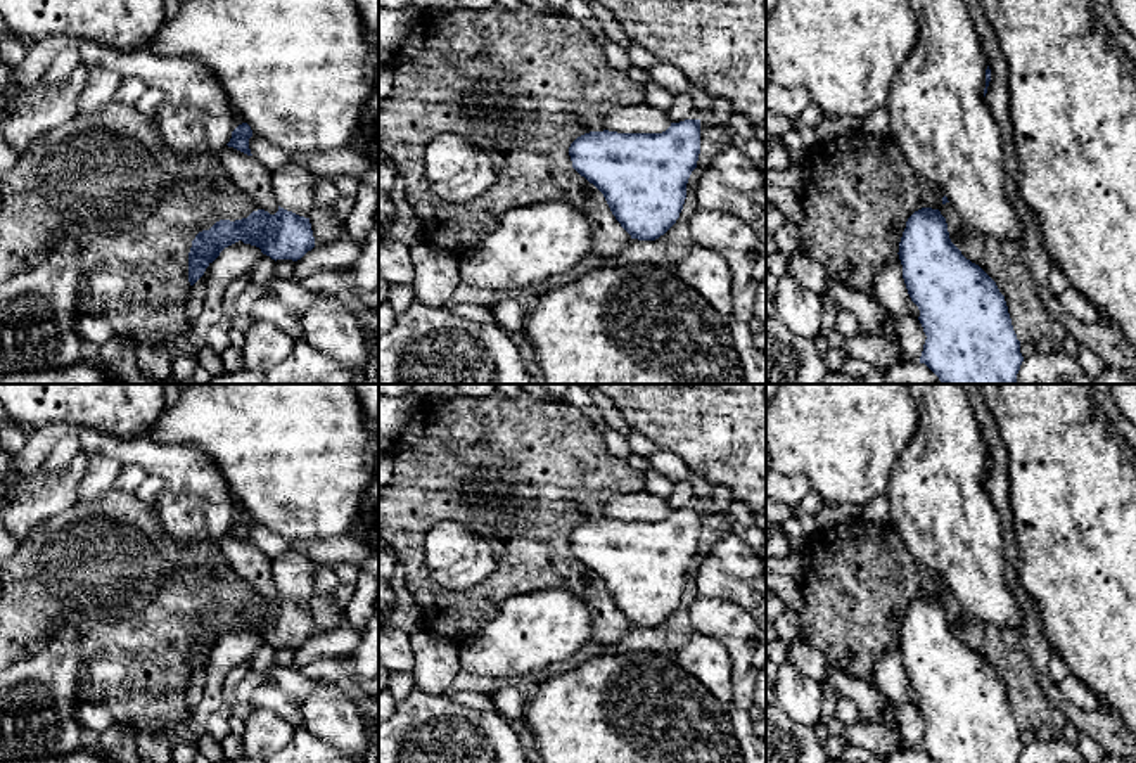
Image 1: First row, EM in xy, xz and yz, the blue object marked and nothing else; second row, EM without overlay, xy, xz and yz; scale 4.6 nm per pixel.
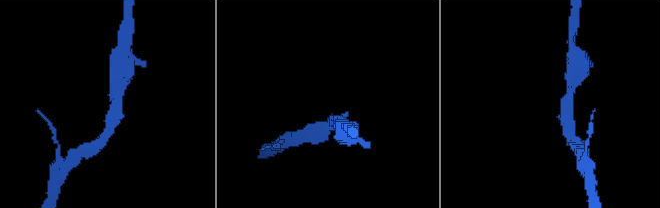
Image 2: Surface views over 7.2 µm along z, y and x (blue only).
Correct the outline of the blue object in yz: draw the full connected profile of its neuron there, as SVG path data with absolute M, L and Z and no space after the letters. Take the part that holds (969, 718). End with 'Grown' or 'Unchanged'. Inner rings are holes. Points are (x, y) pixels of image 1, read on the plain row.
M939 597L915 599L899 630L903 666L927 723L920 751L935 763L1017 763L1024 744L996 670L951 630Z. Unchanged

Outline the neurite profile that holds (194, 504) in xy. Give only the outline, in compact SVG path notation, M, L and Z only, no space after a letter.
M71 427L71 434L88 457L135 464L163 479L154 507L173 540L218 542L230 529L237 505L223 472L204 452L152 445L147 434L118 438L90 427Z

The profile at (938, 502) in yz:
M906 384L918 407L918 426L899 455L887 488L889 523L909 554L939 573L967 614L998 628L1022 628L1024 612L1005 578L1003 533L999 514L984 484L987 448L961 384Z

